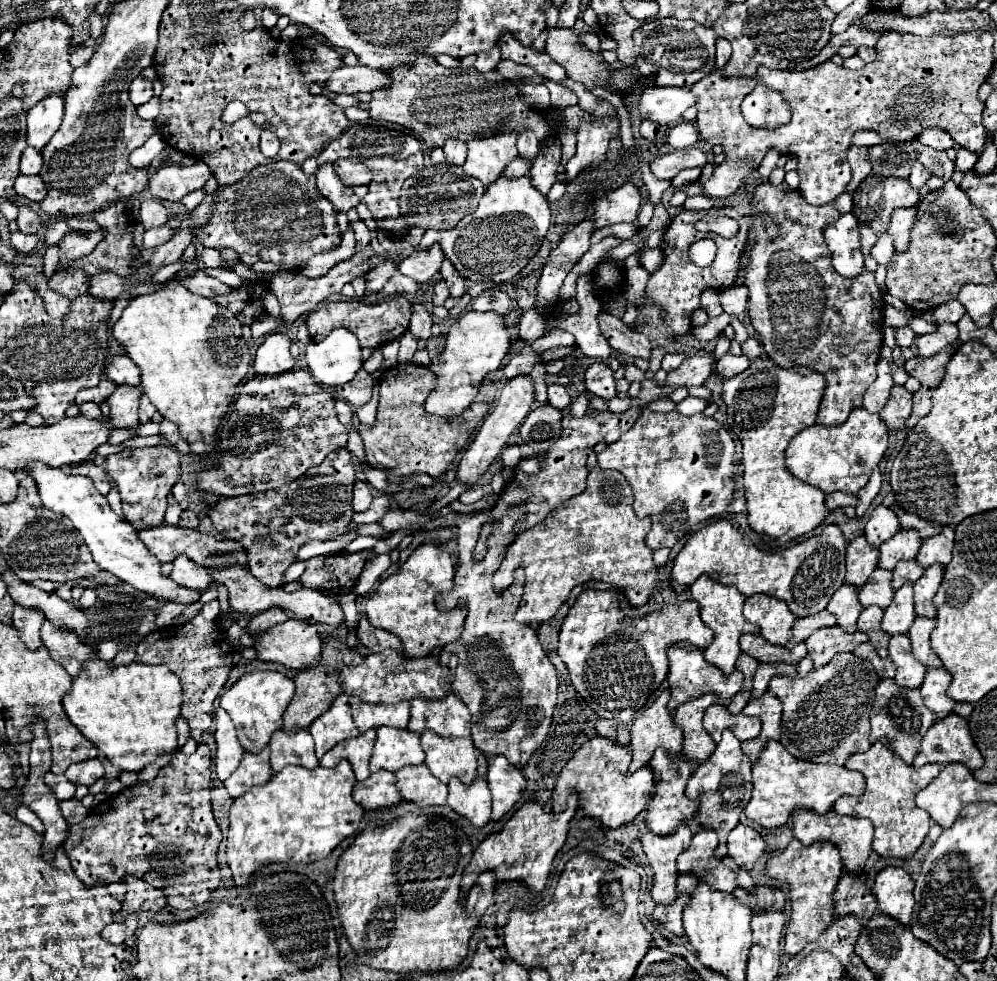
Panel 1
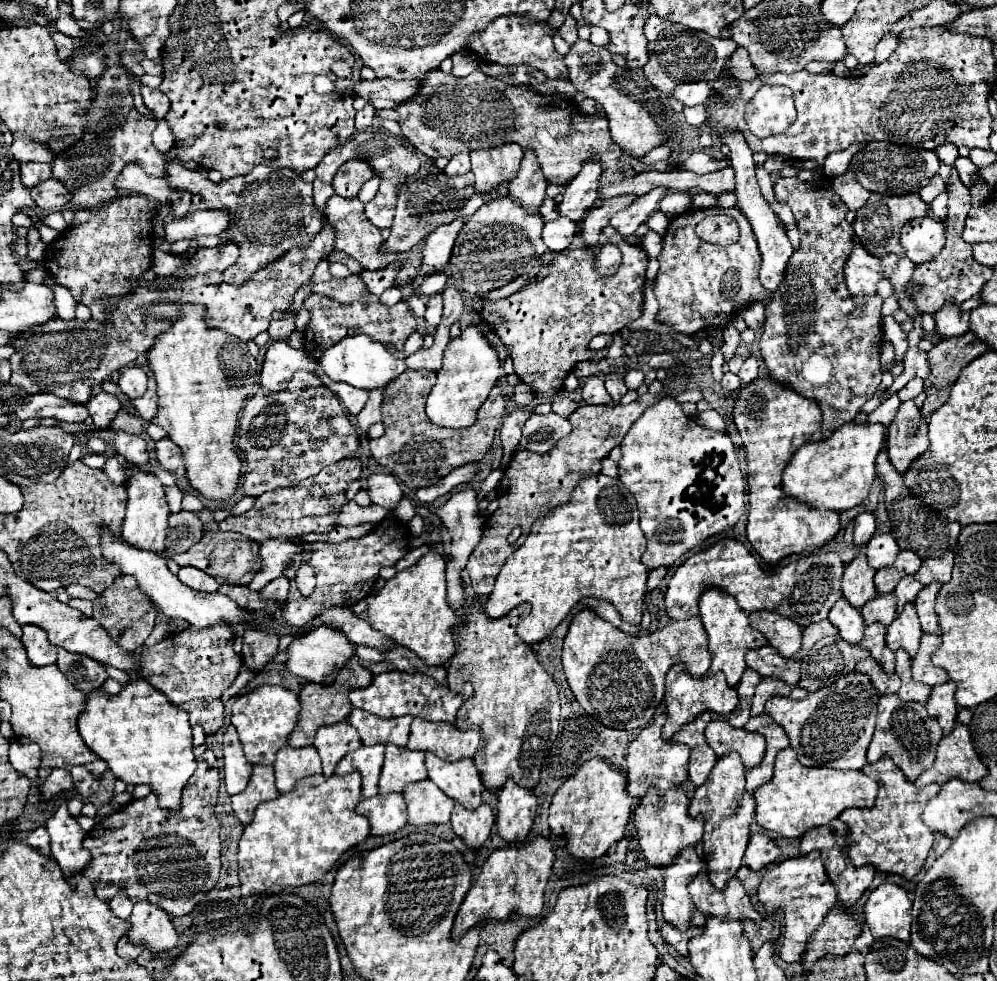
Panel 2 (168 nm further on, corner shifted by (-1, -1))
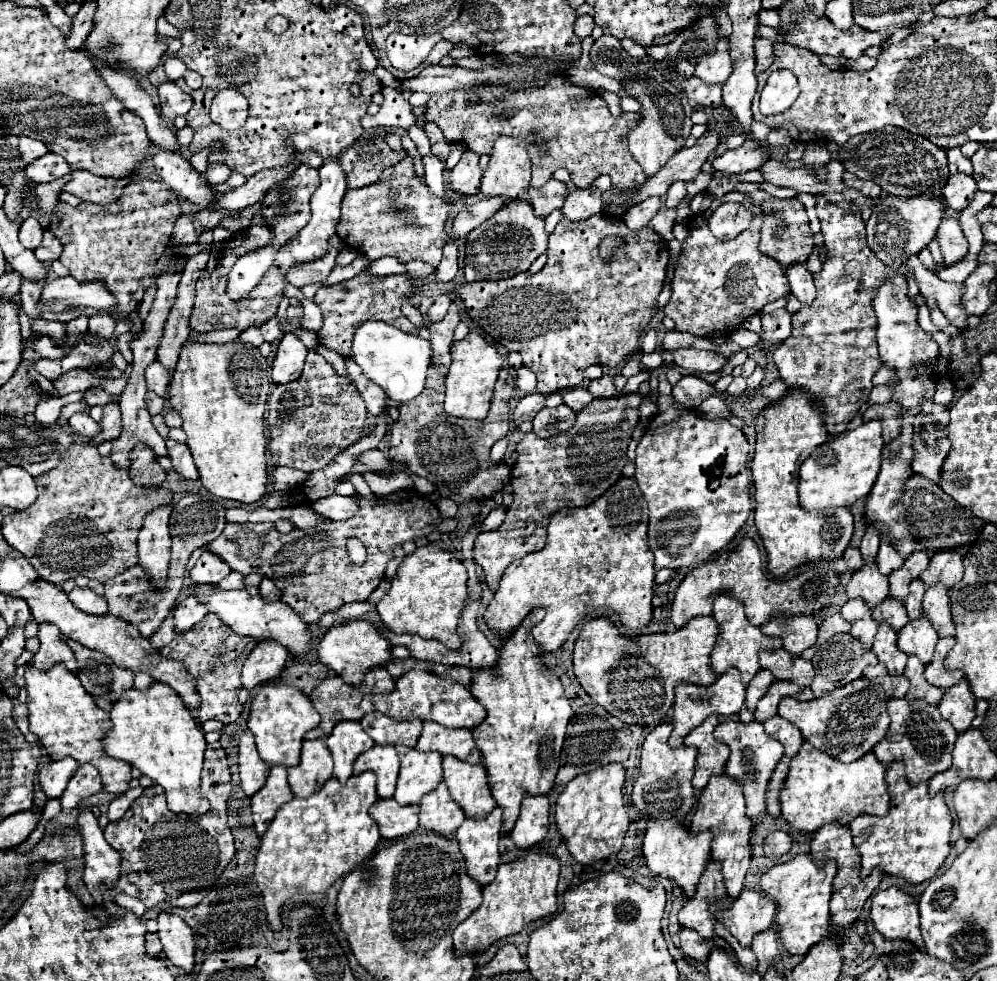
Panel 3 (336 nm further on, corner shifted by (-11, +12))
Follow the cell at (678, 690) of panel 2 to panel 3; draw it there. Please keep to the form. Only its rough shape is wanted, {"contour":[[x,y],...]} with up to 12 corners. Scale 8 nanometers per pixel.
{"contour":[[737,669],[709,687],[675,687],[673,733],[677,747],[705,717],[735,715],[745,701]]}

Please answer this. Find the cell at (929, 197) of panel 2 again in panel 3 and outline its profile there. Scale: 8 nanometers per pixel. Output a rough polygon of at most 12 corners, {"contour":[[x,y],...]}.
{"contour":[[955,173],[943,187],[951,209],[961,211],[973,199],[973,177]]}

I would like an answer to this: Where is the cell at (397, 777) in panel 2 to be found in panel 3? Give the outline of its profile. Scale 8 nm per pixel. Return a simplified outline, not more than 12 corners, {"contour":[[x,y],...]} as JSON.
{"contour":[[397,745],[393,797],[419,803],[443,779],[441,753]]}

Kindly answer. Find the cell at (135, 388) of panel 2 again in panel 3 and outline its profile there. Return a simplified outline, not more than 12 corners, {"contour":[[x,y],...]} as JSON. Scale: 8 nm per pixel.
{"contour":[[161,363],[145,369],[147,389],[165,397],[169,373]]}

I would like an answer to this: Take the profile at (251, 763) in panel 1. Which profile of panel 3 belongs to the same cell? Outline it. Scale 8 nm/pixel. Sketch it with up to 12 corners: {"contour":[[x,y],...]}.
{"contour":[[273,765],[265,785],[251,797],[261,837],[277,809],[293,797],[287,769]]}

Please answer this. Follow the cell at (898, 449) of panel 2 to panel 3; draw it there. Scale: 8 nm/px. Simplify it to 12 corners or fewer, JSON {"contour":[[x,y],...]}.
{"contour":[[943,425],[913,433],[913,471],[939,483],[949,453]]}

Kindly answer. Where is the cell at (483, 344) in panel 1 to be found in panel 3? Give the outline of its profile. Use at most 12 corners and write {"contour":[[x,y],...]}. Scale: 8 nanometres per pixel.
{"contour":[[479,333],[451,345],[445,413],[485,419],[503,357]]}

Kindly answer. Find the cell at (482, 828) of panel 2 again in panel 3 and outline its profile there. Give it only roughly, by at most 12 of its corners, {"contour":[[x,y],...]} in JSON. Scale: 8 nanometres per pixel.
{"contour":[[501,807],[467,817],[457,841],[469,875],[487,885],[497,873]]}

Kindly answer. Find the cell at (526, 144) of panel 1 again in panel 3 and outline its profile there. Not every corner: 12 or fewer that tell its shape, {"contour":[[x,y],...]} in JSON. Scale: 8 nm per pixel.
{"contour":[[551,179],[539,189],[527,189],[539,215],[559,209],[567,193],[565,183]]}

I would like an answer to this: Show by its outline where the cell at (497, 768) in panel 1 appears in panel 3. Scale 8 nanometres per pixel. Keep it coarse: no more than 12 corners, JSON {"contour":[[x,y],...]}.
{"contour":[[525,795],[511,839],[527,849],[549,831],[545,795]]}

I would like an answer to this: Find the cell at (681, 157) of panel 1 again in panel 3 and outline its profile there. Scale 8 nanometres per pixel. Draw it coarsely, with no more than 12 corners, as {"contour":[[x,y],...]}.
{"contour":[[747,139],[741,147],[715,157],[721,173],[759,169],[769,159],[761,143]]}

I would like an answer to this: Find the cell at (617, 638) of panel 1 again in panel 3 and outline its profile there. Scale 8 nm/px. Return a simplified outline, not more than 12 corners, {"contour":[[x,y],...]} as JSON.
{"contour":[[583,625],[575,677],[631,725],[657,725],[677,681],[711,685],[719,627],[625,637]]}

